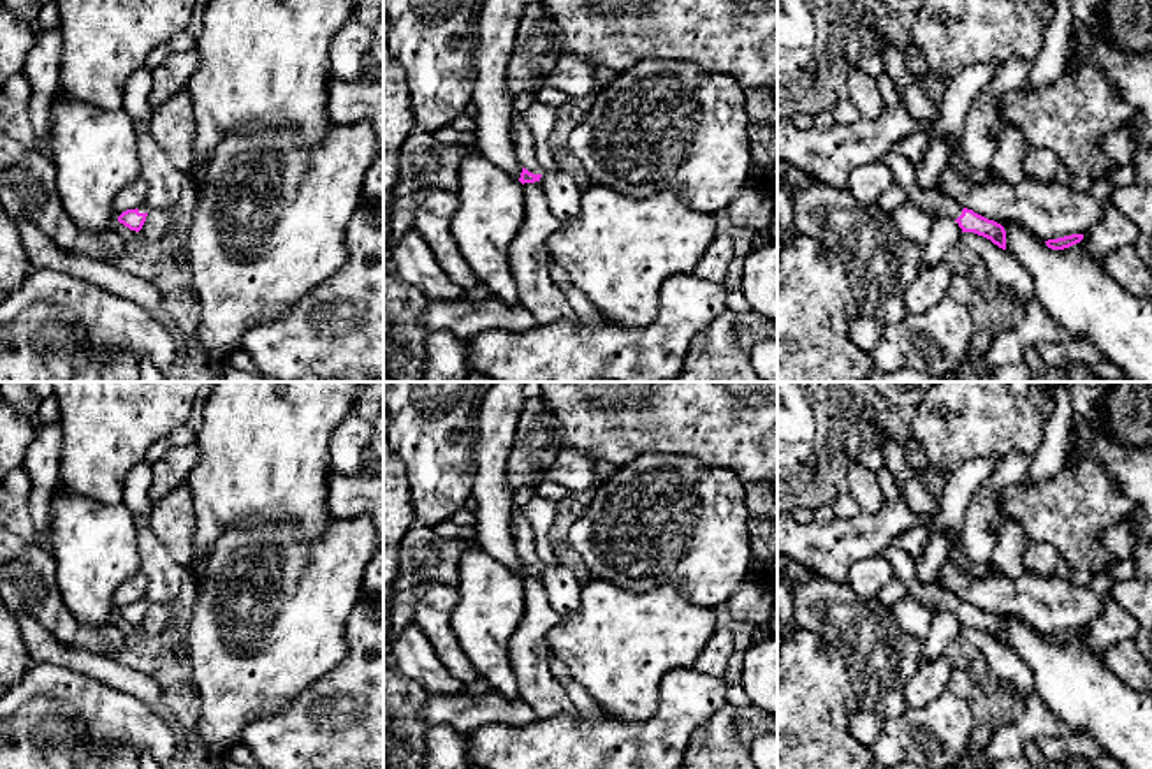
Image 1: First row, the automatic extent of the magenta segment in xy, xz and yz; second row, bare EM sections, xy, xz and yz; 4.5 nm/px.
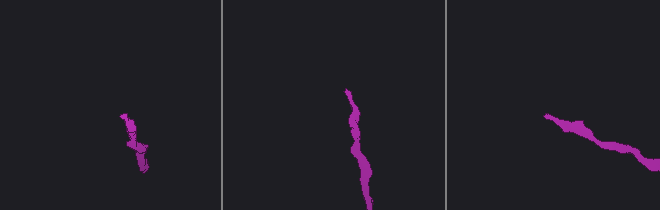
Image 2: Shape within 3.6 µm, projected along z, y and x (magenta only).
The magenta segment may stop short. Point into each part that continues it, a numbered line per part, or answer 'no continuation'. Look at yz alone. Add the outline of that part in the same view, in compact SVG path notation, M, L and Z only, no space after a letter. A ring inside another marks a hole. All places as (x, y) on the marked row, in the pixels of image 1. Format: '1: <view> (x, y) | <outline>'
1: yz (933, 201) | M888 151L881 162L885 162L895 174L895 183L906 192L908 201L934 213L937 218L957 220L962 215L962 206L946 199L936 190L922 190L916 185L915 165L893 151Z

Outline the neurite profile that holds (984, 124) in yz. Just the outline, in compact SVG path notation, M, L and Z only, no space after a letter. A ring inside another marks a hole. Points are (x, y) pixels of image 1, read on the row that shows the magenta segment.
M1011 60L997 67L995 76L974 99L960 134L960 153L967 165L992 169L992 158L1006 123L1003 97L1027 81L1032 62Z

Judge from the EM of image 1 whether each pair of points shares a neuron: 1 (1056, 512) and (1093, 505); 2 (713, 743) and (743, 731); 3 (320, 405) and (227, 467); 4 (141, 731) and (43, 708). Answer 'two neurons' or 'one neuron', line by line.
1: one neuron
2: one neuron
3: one neuron
4: two neurons

